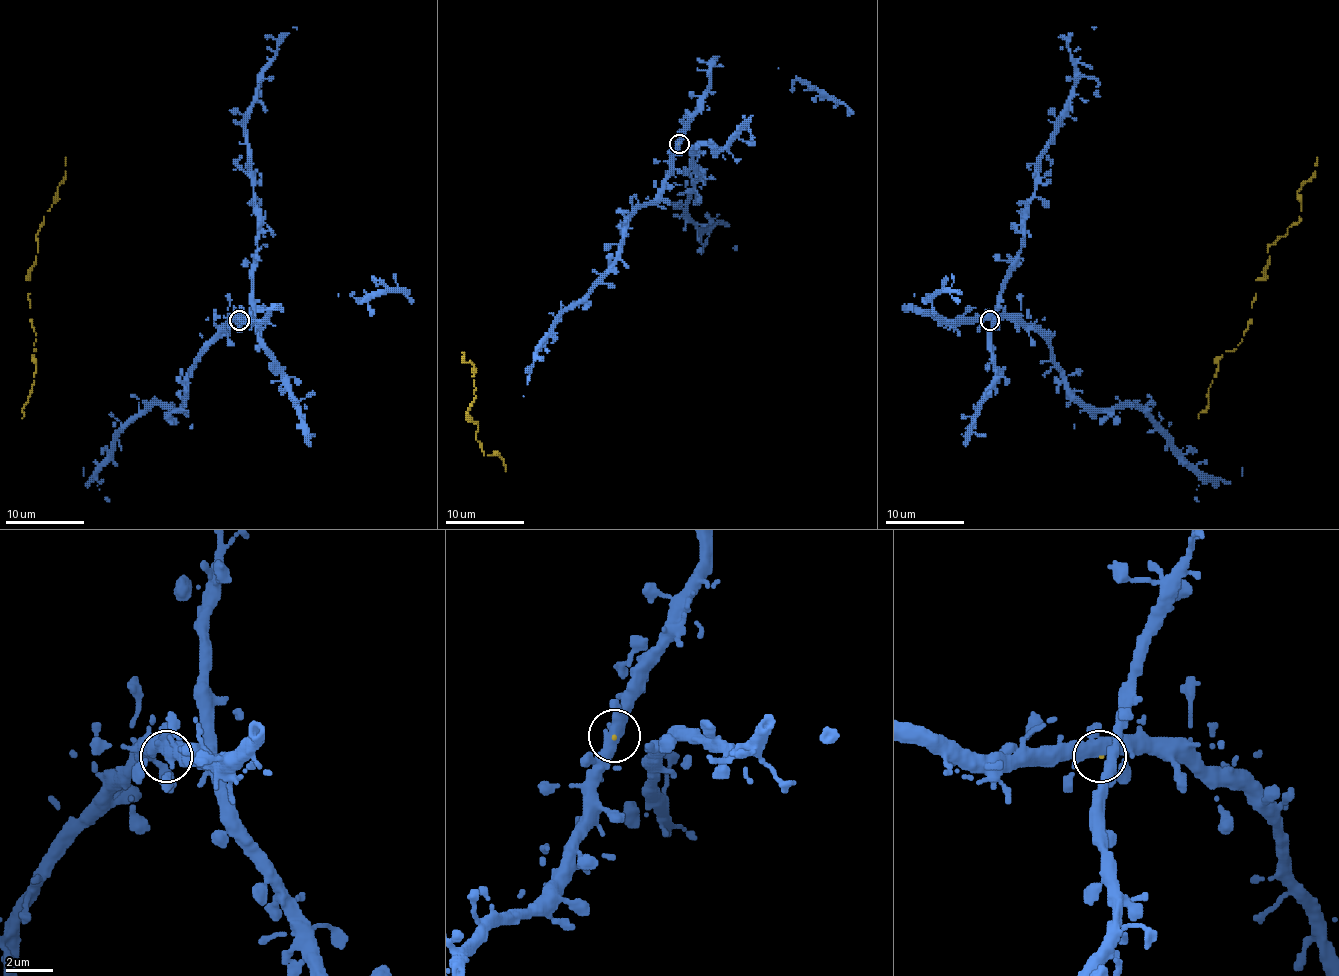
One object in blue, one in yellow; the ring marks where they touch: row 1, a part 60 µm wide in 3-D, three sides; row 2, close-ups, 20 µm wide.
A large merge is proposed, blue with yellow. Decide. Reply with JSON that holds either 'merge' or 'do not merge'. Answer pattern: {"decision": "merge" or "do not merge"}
{"decision": "merge"}

